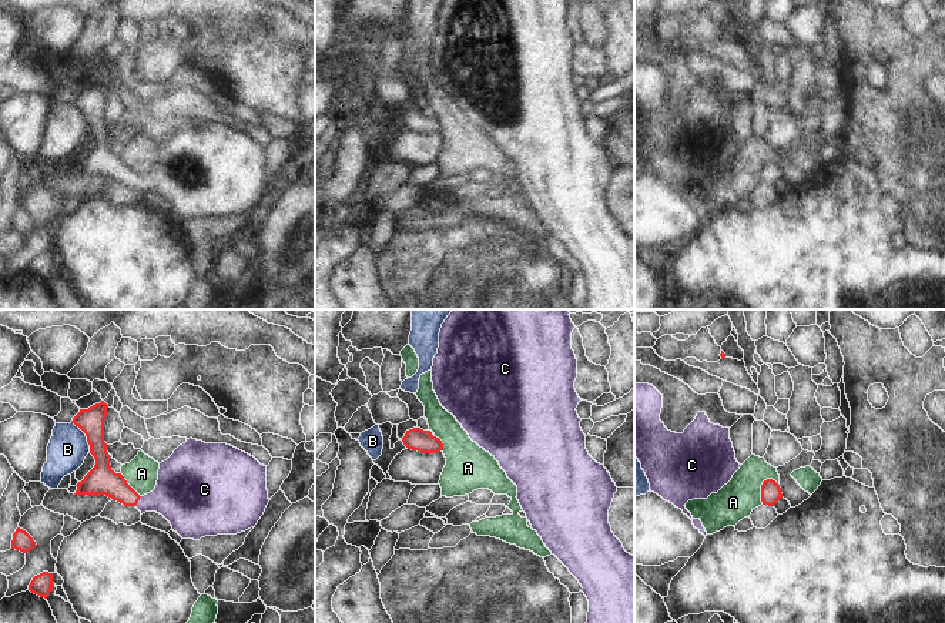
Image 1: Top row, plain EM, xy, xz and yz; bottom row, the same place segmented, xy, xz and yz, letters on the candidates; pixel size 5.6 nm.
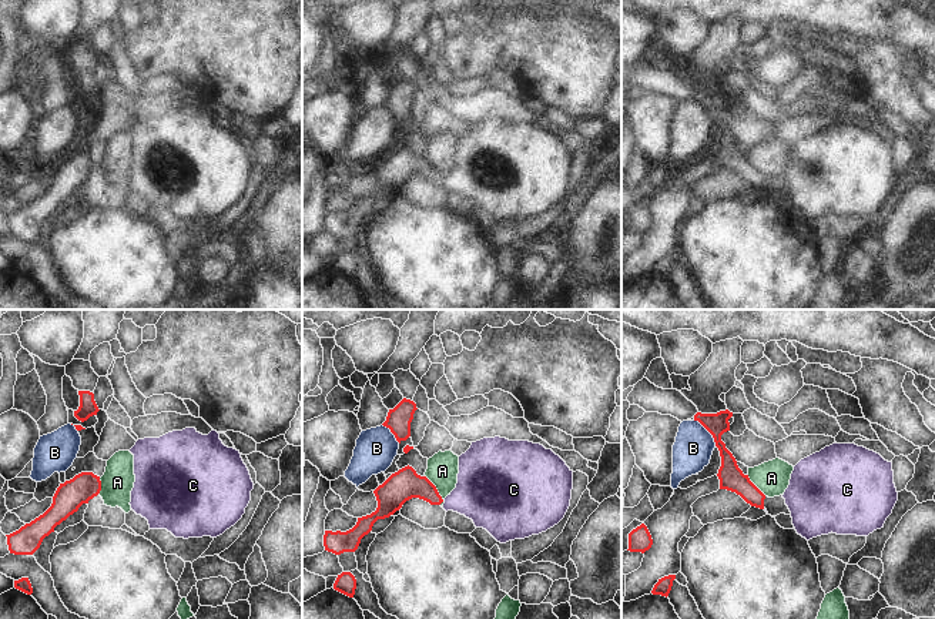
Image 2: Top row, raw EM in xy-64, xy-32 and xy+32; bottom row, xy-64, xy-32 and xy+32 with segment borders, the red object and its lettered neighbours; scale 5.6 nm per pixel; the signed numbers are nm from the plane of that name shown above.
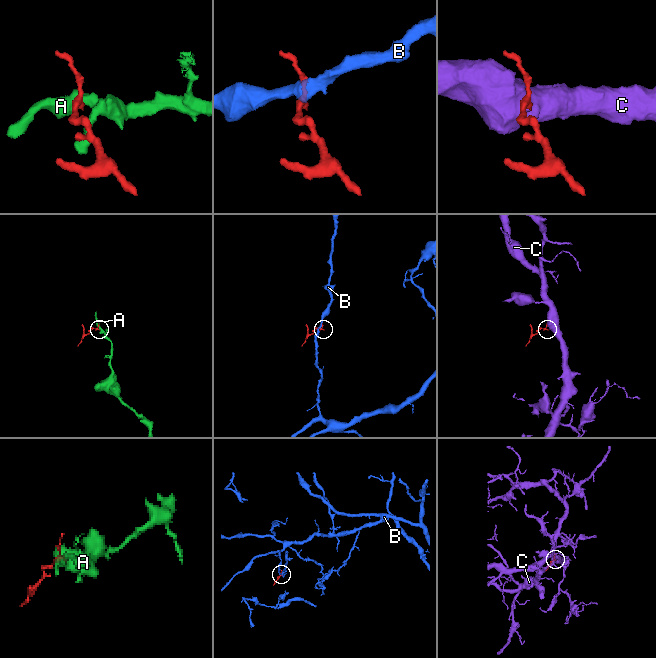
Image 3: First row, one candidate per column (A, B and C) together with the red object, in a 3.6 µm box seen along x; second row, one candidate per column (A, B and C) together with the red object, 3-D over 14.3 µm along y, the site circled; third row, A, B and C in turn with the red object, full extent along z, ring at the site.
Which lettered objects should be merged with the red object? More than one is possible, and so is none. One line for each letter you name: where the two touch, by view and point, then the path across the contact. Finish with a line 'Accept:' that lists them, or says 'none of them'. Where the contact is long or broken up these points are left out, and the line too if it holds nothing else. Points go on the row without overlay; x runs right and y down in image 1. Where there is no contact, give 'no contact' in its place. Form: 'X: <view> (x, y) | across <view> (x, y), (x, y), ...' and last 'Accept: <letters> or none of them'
C: xy (138, 180) | across xy (101, 160), (138, 180), (168, 180), (183, 176)
Accept: C

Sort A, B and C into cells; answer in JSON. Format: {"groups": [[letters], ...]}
{"groups": [["A"], ["B"], ["C"]]}

